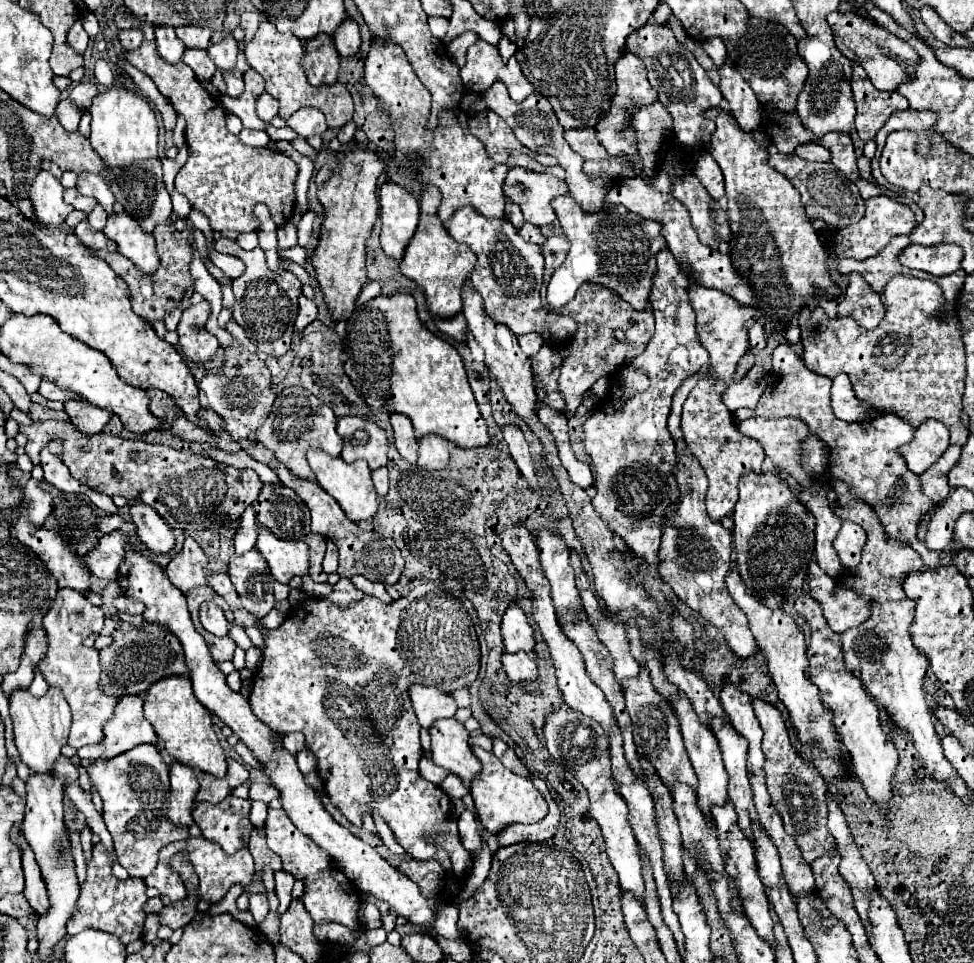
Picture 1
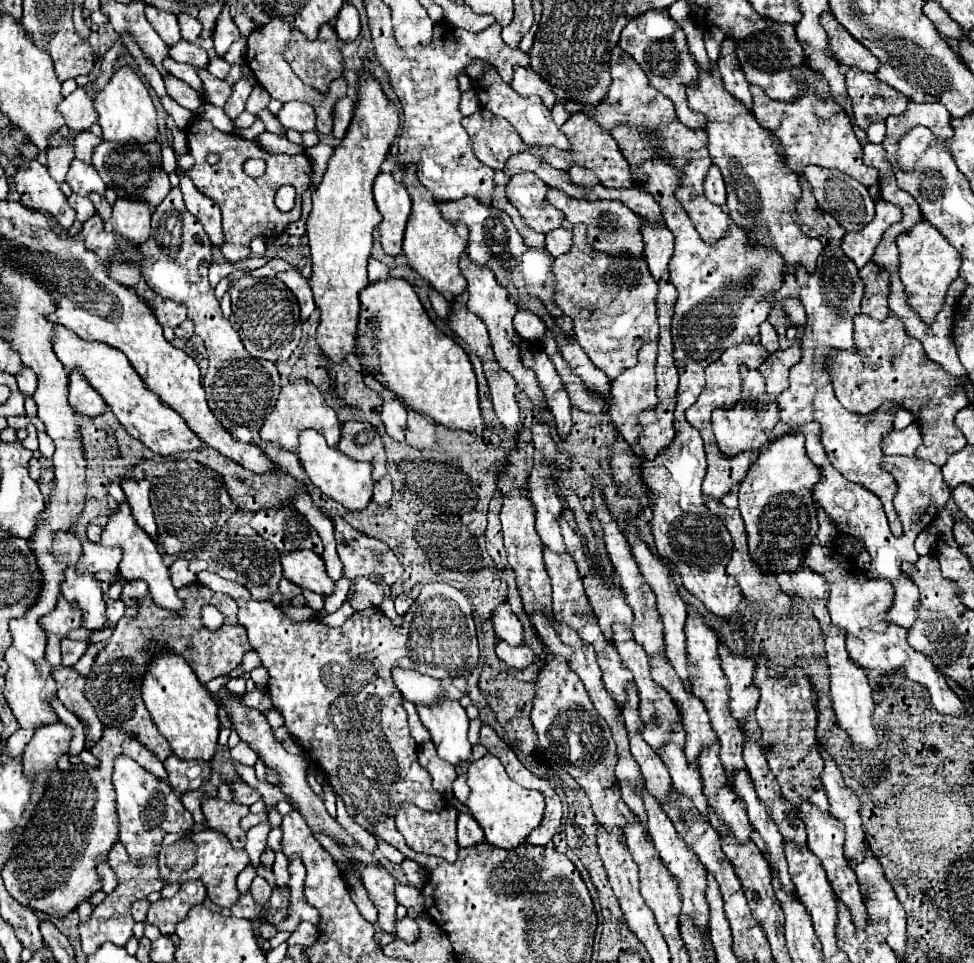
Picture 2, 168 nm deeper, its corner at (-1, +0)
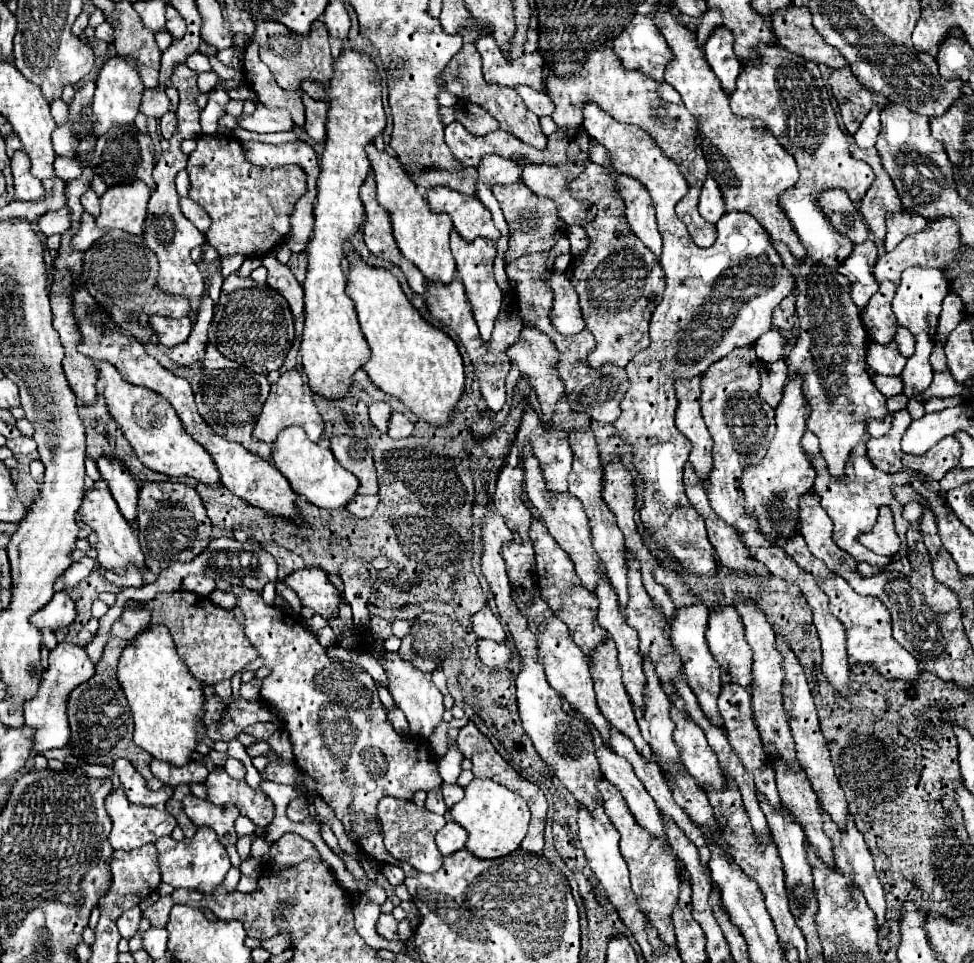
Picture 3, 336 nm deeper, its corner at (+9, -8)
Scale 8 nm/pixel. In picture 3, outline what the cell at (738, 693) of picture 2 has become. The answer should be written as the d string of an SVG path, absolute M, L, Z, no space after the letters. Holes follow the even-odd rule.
M717 607L709 613L709 623L707 623L707 643L721 665L721 681L723 683L741 683L743 687L749 687L751 683L751 647L745 641L745 627L741 623L741 617L737 615L735 607Z

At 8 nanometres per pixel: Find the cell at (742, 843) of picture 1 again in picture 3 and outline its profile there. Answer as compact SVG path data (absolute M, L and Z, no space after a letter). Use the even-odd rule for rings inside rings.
M671 707L671 719L675 723L673 741L681 751L681 761L687 771L697 779L703 789L707 789L707 783L711 783L713 789L721 789L725 779L717 755L709 747L703 731L691 719L687 719L683 711L675 707Z

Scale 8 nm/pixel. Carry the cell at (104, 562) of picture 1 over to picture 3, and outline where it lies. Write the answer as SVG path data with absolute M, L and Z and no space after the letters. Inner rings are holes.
M83 557L75 563L69 565L69 569L57 577L55 581L55 591L63 591L63 589L71 589L75 587L81 579L85 579L95 567L95 559L93 557Z

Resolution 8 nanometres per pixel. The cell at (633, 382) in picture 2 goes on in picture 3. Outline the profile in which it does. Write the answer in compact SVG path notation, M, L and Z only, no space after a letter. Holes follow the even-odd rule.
M589 101L583 107L583 129L593 139L597 139L601 145L605 145L609 149L613 167L619 173L627 173L627 175L639 179L647 187L647 191L653 199L653 207L657 211L659 233L663 237L663 251L661 251L659 263L661 263L661 267L665 271L665 279L667 279L665 295L651 317L651 329L649 329L651 345L645 351L641 351L639 355L635 355L629 361L629 365L625 367L627 375L631 379L631 389L627 391L625 399L621 401L623 413L615 421L619 435L627 443L631 443L633 463L645 479L645 497L643 497L645 503L641 509L641 521L651 531L651 535L659 541L659 545L669 555L679 559L679 563L683 567L697 573L699 577L713 577L715 567L717 567L715 551L707 539L705 523L703 523L701 515L689 503L689 499L685 495L685 487L683 487L683 465L687 463L691 443L675 427L677 397L675 397L673 383L677 379L693 379L693 377L703 375L713 361L721 359L735 347L753 345L759 339L759 335L769 331L773 309L795 289L795 275L783 267L779 253L771 247L767 233L757 223L757 219L743 211L725 213L717 223L717 229L719 229L717 241L709 249L697 247L693 243L693 239L689 237L683 221L675 215L675 205L679 203L681 197L685 197L687 183L685 183L683 175L677 171L677 167L673 167L673 163L669 163L669 159L665 159L665 155L661 155L661 151L657 151L657 145L653 143L653 139L649 139L649 135L643 133L639 127L631 127L631 125L623 125L623 123L615 121L601 107L597 107L597 103Z

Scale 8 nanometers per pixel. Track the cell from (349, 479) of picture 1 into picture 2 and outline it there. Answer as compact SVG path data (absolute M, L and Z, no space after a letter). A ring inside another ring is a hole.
M303 431L299 435L299 461L305 467L309 479L313 481L315 487L319 487L327 497L335 499L349 511L363 511L367 503L373 499L373 479L371 479L371 463L365 461L355 461L347 455L343 455L339 449L331 449L323 435L317 431Z

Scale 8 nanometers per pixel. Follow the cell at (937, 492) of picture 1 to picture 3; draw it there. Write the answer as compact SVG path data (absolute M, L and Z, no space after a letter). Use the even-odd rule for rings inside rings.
M807 431L803 435L803 449L807 451L813 467L817 469L817 481L813 485L815 493L819 493L819 499L821 499L821 505L823 509L827 511L827 515L833 519L835 523L835 531L833 531L833 541L837 543L837 547L841 547L843 551L847 551L857 563L861 561L867 561L871 565L879 565L879 567L885 567L890 564L893 557L881 557L881 555L875 555L873 551L867 551L867 547L863 547L861 543L857 543L857 535L865 533L865 531L871 531L871 527L875 525L875 517L877 517L877 509L879 505L889 505L893 509L893 515L895 515L895 529L897 535L901 539L905 539L905 531L907 531L907 523L901 515L903 511L903 505L893 497L892 487L895 485L909 484L914 477L920 477L923 479L923 475L919 472L911 469L905 469L900 473L886 474L883 471L873 467L869 457L867 457L867 447L865 447L867 439L861 439L861 443L857 443L849 455L849 465L845 469L845 475L841 479L835 479L829 475L827 471L827 463L825 459L821 457L821 451L819 451L819 439L815 437L815 433Z

